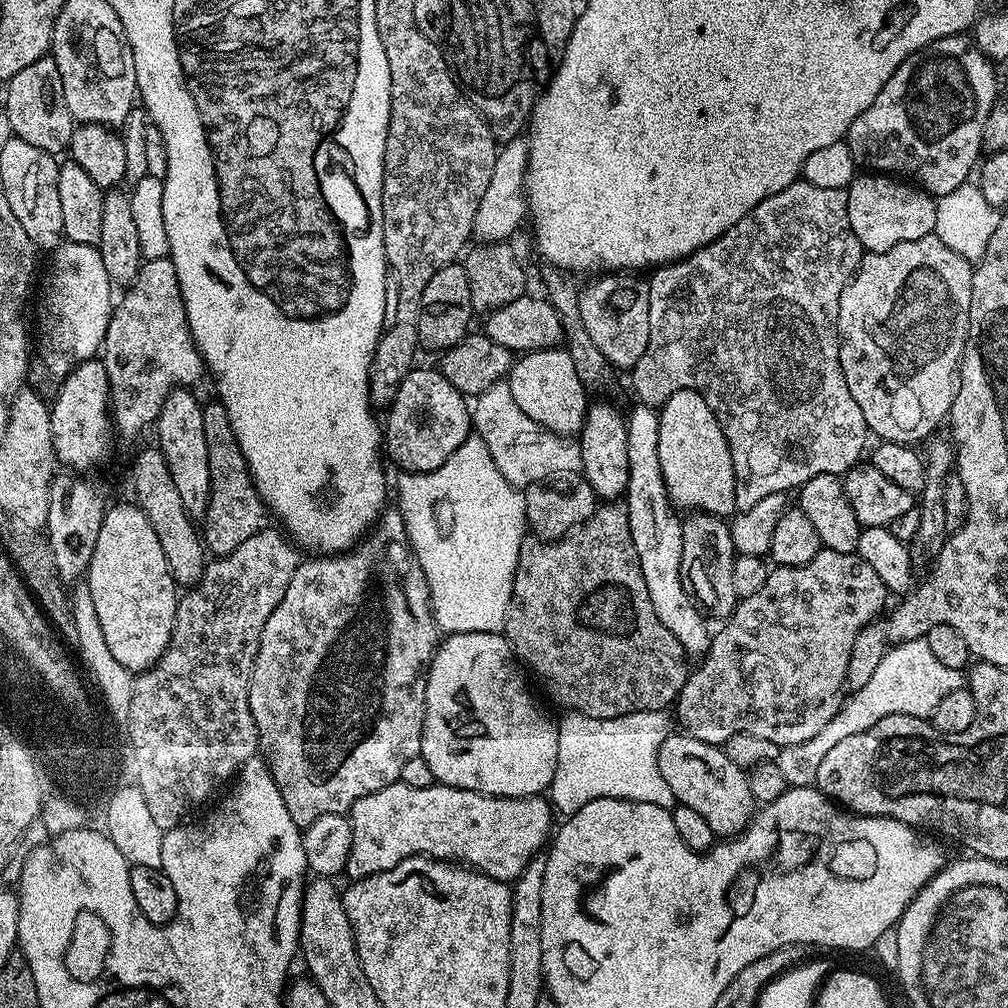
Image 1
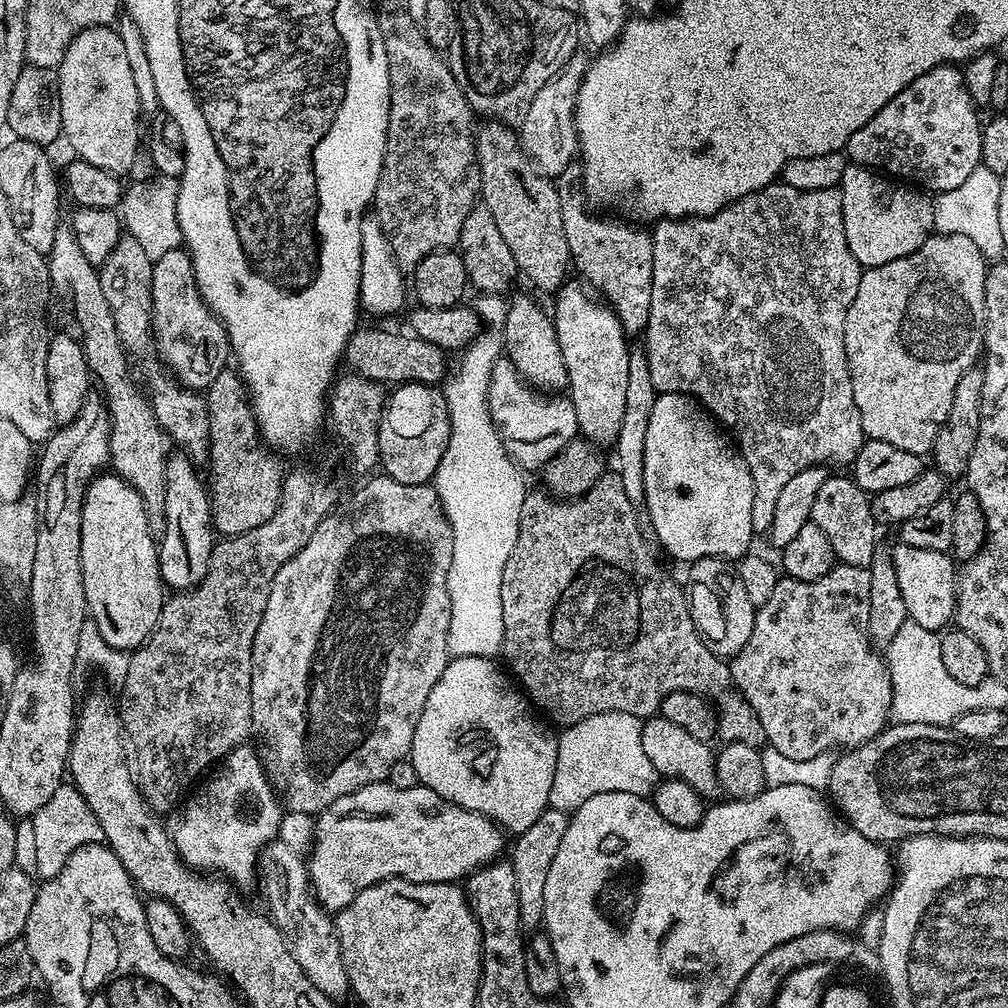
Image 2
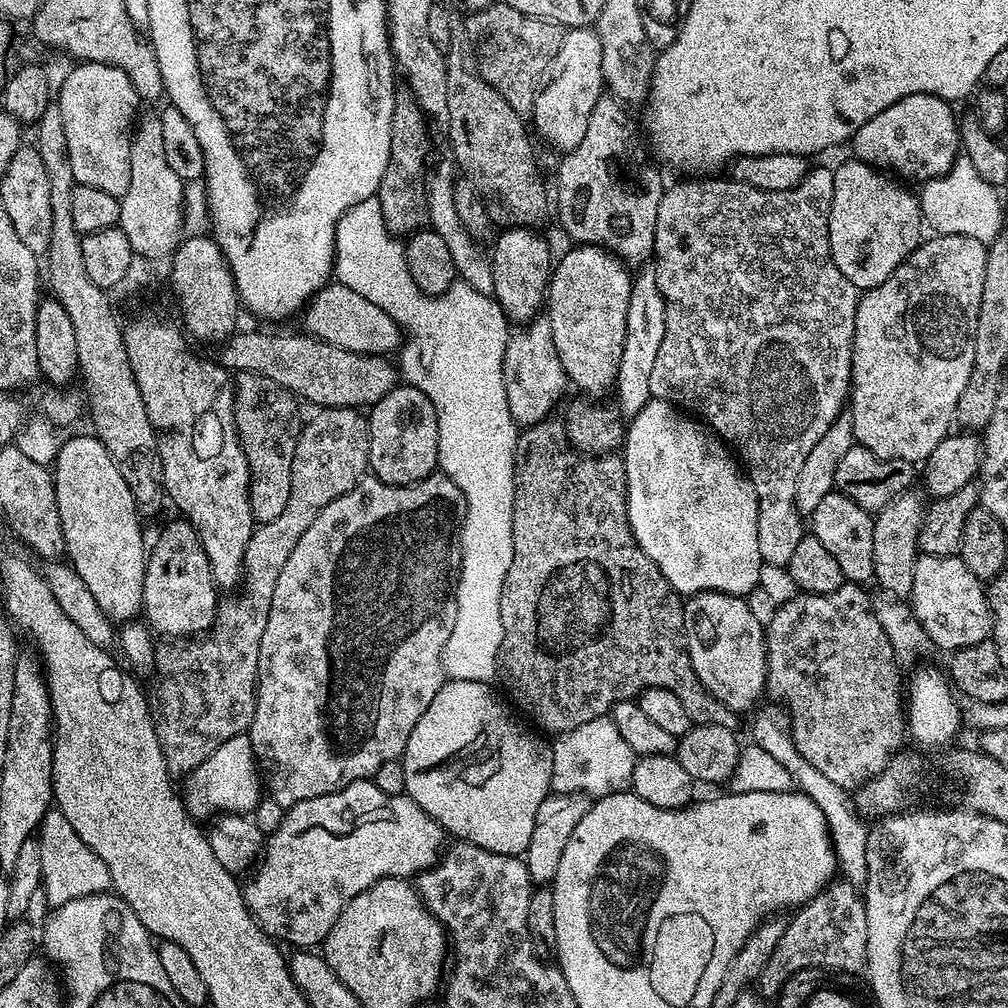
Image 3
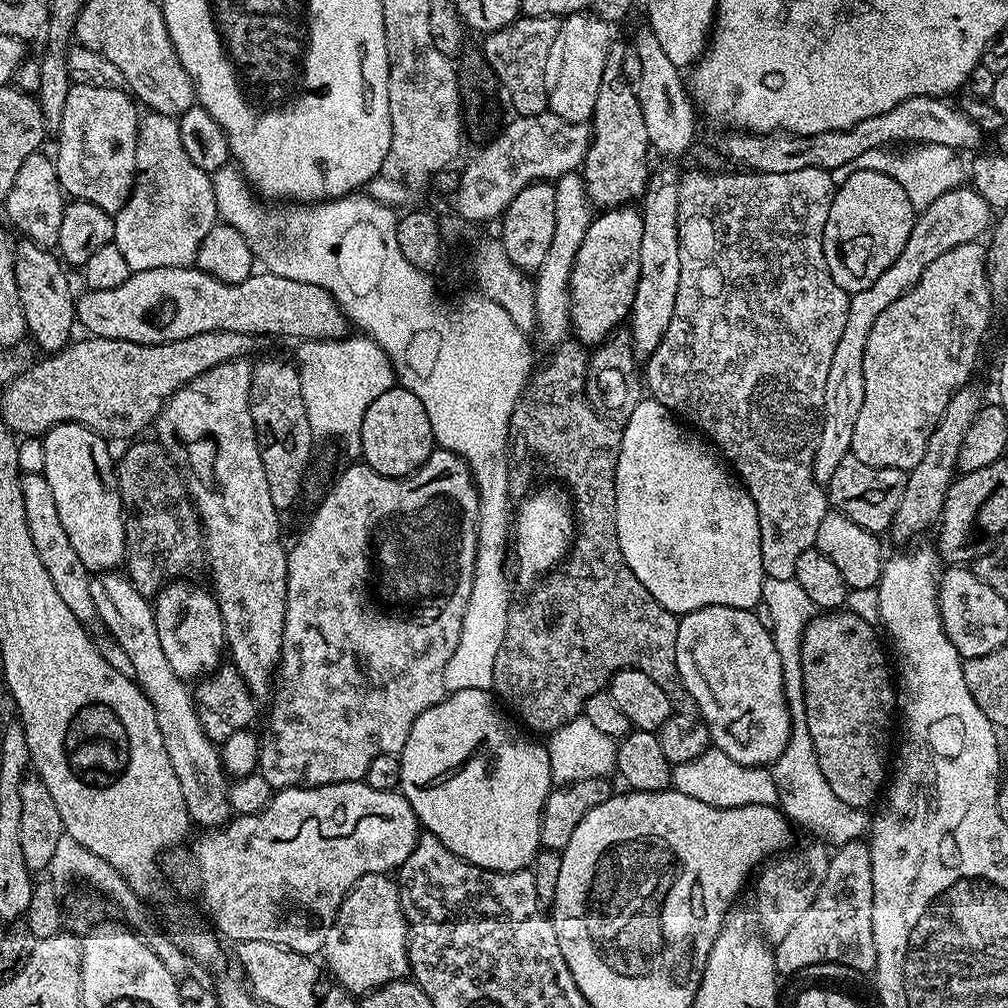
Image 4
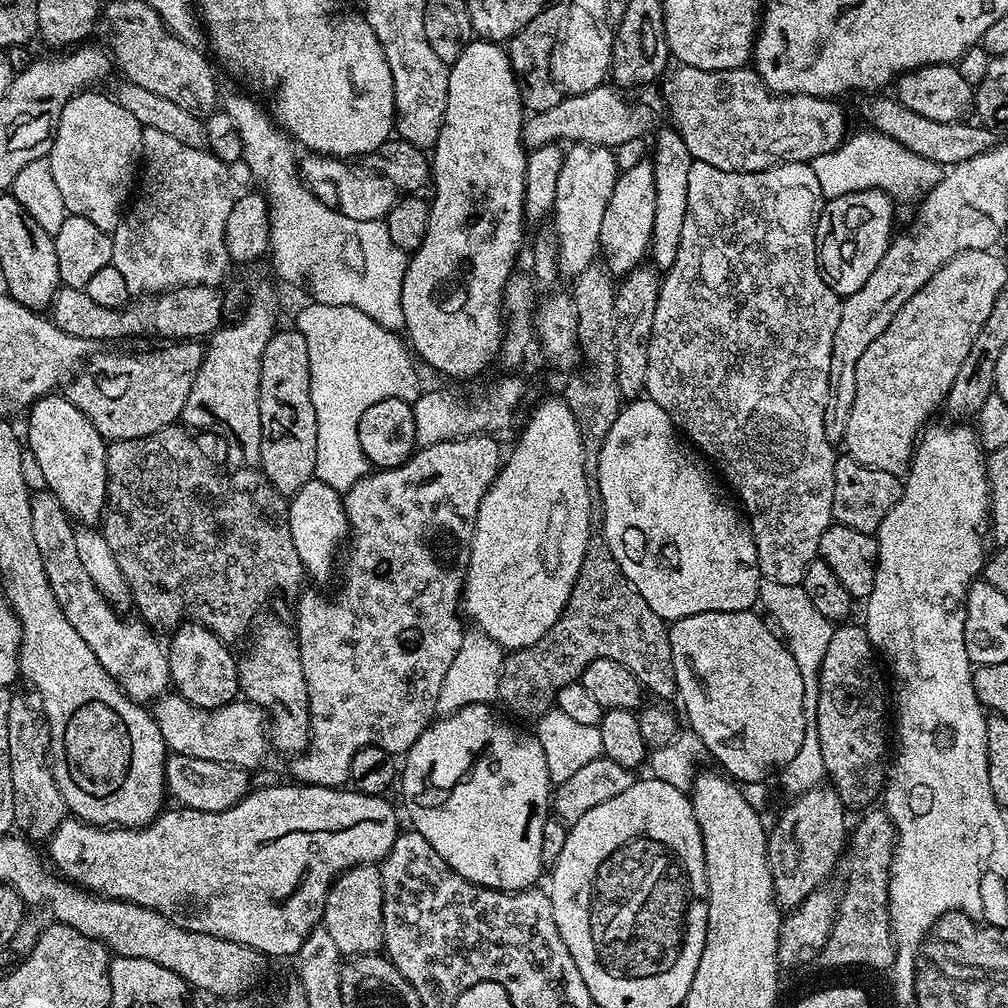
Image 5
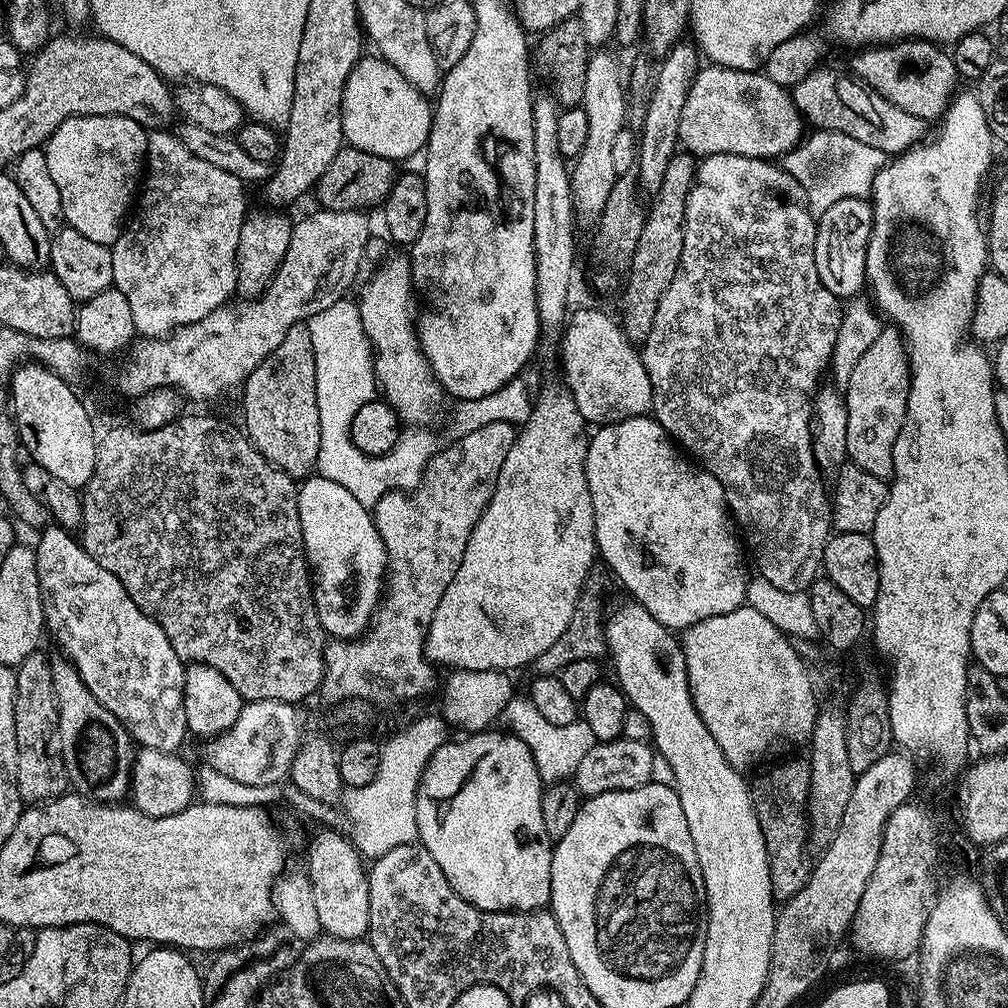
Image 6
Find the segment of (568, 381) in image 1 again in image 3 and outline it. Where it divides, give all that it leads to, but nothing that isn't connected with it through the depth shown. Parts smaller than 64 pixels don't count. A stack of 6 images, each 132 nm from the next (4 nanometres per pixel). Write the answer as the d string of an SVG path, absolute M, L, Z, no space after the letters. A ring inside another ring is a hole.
M505 227L497 238L496 245L490 248L494 286L492 296L500 304L509 321L523 326L535 320L545 307L548 282L552 278L554 255L548 244L531 227ZM540 308L540 309L539 309Z

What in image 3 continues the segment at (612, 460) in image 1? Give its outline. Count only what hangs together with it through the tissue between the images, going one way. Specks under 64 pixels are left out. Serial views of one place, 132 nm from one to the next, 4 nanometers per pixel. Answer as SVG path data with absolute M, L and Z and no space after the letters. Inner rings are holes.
M594 244L572 246L564 257L555 261L552 278L548 282L546 315L558 362L562 362L565 377L588 398L600 398L603 392L611 393L616 383L618 362L622 362L622 346L626 342L626 310L630 306L630 290L634 276L623 260Z

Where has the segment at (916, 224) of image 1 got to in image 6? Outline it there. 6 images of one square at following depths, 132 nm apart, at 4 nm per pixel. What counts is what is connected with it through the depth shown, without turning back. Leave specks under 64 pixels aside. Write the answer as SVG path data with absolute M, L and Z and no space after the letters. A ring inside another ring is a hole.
M859 196L834 202L834 206L818 218L814 262L818 266L818 278L822 278L822 286L826 286L830 294L838 298L852 298L859 293L856 292L859 288L865 287L866 246L870 242L871 229L872 205Z

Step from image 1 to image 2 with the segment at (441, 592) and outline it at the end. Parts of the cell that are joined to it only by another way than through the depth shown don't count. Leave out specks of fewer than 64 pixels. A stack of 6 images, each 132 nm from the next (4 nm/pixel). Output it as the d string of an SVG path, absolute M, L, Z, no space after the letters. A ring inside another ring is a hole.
M485 327L478 339L463 349L462 355L460 365L447 373L442 384L450 414L450 442L446 442L446 454L442 454L434 477L434 487L454 538L454 558L448 575L448 655L492 658L504 646L502 570L510 550L514 550L514 542L518 542L525 473L506 454L488 409L490 370L502 356L501 329Z

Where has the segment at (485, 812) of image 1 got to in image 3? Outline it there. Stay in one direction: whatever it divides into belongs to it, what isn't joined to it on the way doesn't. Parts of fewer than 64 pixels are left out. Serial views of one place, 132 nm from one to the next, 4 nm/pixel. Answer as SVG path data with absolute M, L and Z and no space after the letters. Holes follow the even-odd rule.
M371 779L356 780L342 790L331 792L330 794L322 794L318 798L310 798L306 802L298 802L293 808L285 811L278 830L274 830L267 837L266 843L263 845L262 855L258 860L258 869L260 868L260 872L253 871L247 877L247 879L249 878L248 884L246 880L246 883L243 885L244 901L248 909L252 912L252 917L260 923L262 930L267 936L271 936L273 940L283 942L285 945L287 945L286 943L293 944L291 947L296 950L312 950L317 946L323 945L324 939L328 937L330 930L334 926L334 922L338 922L340 911L354 897L362 894L362 890L374 886L374 882L384 880L388 876L412 878L421 872L428 871L440 859L442 849L445 847L444 839L446 839L446 833L440 827L439 822L434 818L430 818L430 814L426 814L426 810L422 810L422 806L415 804L406 794L402 796L387 796L386 794L382 794L382 790L378 790L378 786L372 784Z

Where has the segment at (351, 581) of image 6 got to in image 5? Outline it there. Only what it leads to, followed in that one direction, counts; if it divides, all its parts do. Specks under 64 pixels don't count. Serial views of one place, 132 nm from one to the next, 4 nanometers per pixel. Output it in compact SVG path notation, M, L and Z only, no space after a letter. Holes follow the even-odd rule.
M313 478L291 497L288 521L290 534L294 538L294 550L298 550L298 558L302 558L305 569L314 570L320 580L326 579L332 563L336 560L336 543L343 536L345 539L348 532L348 516L344 513L341 493Z

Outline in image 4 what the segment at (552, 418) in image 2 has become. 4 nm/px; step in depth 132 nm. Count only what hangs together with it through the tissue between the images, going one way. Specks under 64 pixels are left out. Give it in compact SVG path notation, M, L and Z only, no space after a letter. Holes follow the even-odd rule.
M579 171L568 172L555 181L554 190L554 238L550 241L550 250L546 253L546 262L534 276L536 286L536 327L535 335L549 346L560 344L570 332L570 274L578 246L586 238L586 230L594 219L593 205L588 203L584 177Z

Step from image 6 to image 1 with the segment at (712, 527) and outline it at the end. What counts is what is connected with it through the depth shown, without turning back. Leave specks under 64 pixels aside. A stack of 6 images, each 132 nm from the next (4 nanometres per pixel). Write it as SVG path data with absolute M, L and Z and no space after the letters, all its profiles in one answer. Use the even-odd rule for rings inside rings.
M678 390L658 409L658 462L662 462L662 478L666 482L668 497L677 509L695 510L700 514L728 518L737 511L736 475L730 458L730 446L722 434L722 426L710 410L706 398L694 390Z

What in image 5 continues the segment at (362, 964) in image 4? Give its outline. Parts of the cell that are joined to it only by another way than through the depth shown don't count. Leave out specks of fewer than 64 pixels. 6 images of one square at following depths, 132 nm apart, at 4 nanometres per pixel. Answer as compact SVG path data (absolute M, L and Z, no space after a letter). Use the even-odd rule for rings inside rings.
M359 864L337 876L328 889L322 926L334 938L341 957L355 958L379 953L384 947L384 887L376 864Z

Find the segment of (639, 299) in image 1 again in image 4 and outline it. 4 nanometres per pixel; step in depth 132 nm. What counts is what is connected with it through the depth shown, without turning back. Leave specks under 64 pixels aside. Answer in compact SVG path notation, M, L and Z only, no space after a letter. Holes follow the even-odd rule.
M613 47L608 53L606 70L602 70L602 86L598 86L598 102L594 102L592 119L590 121L592 140L588 144L586 156L582 165L582 175L588 203L600 210L631 205L643 197L648 187L648 152L650 145L646 134L646 118L642 118L642 106L636 97L636 89L624 77L624 52Z

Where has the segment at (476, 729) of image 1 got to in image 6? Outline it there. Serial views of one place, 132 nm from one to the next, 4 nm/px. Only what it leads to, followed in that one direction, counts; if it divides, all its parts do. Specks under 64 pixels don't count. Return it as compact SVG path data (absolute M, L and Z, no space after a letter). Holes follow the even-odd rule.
M485 730L465 735L464 740L449 739L430 758L426 770L420 779L416 795L416 821L418 822L418 840L426 850L430 850L430 858L442 866L442 874L446 874L446 882L460 897L484 912L534 912L543 909L552 899L550 886L550 866L552 865L552 849L554 841L546 834L546 822L542 822L542 794L546 787L538 774L538 766L526 746L507 730Z

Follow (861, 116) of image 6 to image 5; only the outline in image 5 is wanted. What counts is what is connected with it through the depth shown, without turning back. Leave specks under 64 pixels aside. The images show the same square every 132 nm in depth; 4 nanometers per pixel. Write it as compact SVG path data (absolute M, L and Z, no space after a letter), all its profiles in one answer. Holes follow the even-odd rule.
M873 95L871 97L873 100L864 108L869 122L873 124L869 125L879 135L894 138L894 142L898 142L926 158L936 160L939 164L945 166L961 164L978 154L992 151L998 143L998 137L992 133L995 131L991 127L981 126L979 123L976 123L977 125L970 124L971 122L948 124L946 122L931 121L930 118L923 117L922 114L908 109L906 105L900 103L896 98L883 100L880 96L883 95Z

